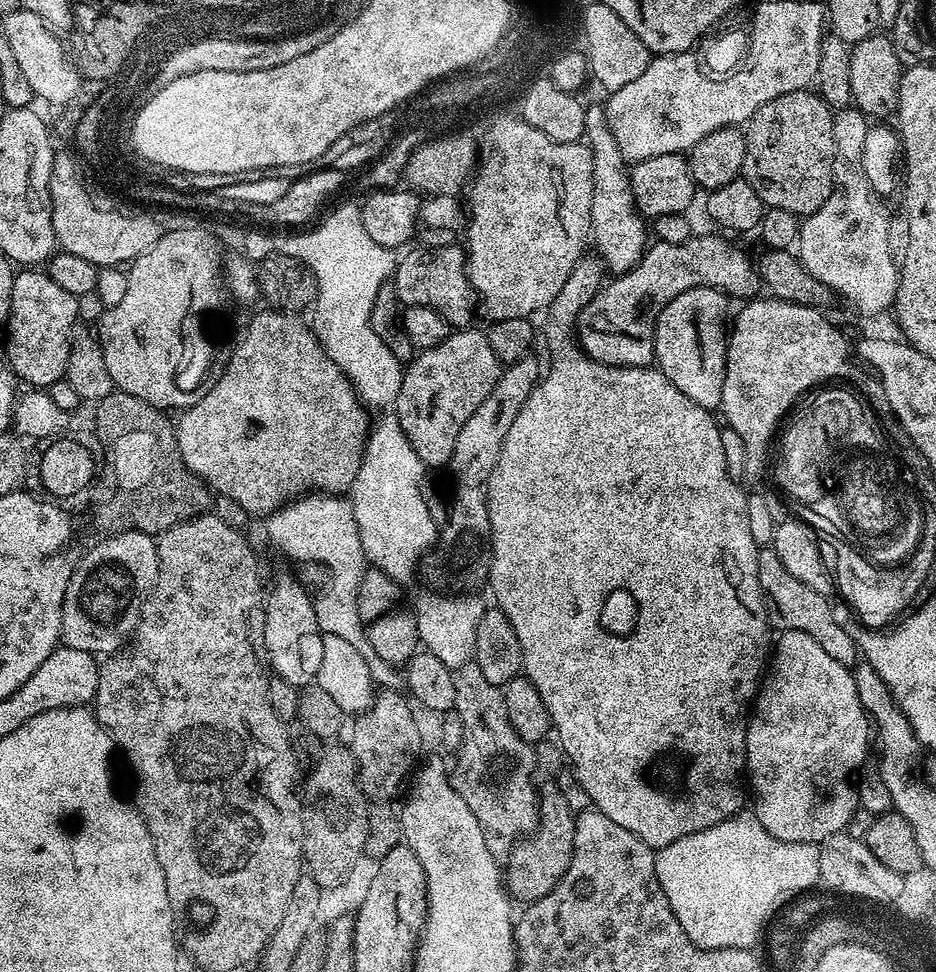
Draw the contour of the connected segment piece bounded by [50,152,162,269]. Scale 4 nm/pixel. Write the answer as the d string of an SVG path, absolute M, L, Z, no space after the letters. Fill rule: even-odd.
M57 152L52 158L50 198L57 245L101 269L111 264L127 265L146 254L162 234L159 222L140 208L123 208L112 196L99 196L97 189L82 175L76 160L75 155L67 152Z

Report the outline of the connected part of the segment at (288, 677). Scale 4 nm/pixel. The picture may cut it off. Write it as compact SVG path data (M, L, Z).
M280 576L272 584L272 589L267 589L266 603L264 605L264 649L268 655L268 667L275 675L281 676L286 682L290 682L298 690L313 683L318 674L318 666L322 666L322 642L324 641L325 633L321 632L318 626L318 618L316 617L316 605L313 597L308 597L308 592L295 580L292 576Z

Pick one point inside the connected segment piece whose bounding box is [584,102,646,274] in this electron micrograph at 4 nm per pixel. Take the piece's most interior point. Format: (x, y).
(617, 228)

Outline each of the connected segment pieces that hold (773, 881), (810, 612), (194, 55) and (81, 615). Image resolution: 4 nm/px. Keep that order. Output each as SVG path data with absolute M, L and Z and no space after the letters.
M737 814L710 826L706 830L698 830L694 834L686 834L678 838L678 842L670 842L670 846L659 849L656 852L656 873L660 889L666 894L666 898L672 907L672 913L678 918L682 930L692 939L694 944L700 948L748 948L748 942L756 936L756 931L760 928L761 921L772 913L777 904L780 904L784 897L790 896L796 889L804 888L804 885L811 884L813 876L816 876L816 852L812 848L806 848L802 842L782 842L782 838L774 838L774 834L769 832L758 823L755 815Z
M761 547L756 557L758 558L758 586L762 590L769 625L777 633L798 630L802 634L810 634L810 638L814 638L814 642L818 642L818 646L822 646L822 650L830 654L830 658L849 666L855 665L858 660L856 643L854 638L850 638L850 634L846 634L846 630L842 630L842 626L838 626L832 609L833 601L827 596L818 594L818 590L810 590L810 586L798 582L798 578L794 578L794 574L790 574L790 570L782 566L782 558L778 558L778 554L772 547Z
M321 28L310 36L295 37L293 40L281 41L278 44L264 44L255 41L205 41L196 43L190 48L177 52L164 64L160 72L161 79L176 80L178 77L189 77L190 74L201 73L204 70L222 70L223 72L249 72L250 70L273 69L282 62L290 62L293 58L300 58L311 50L316 50L323 43L334 36L333 28Z
M146 532L105 535L84 557L75 561L62 606L63 647L111 654L132 639L140 609L152 590L158 572L157 541Z

